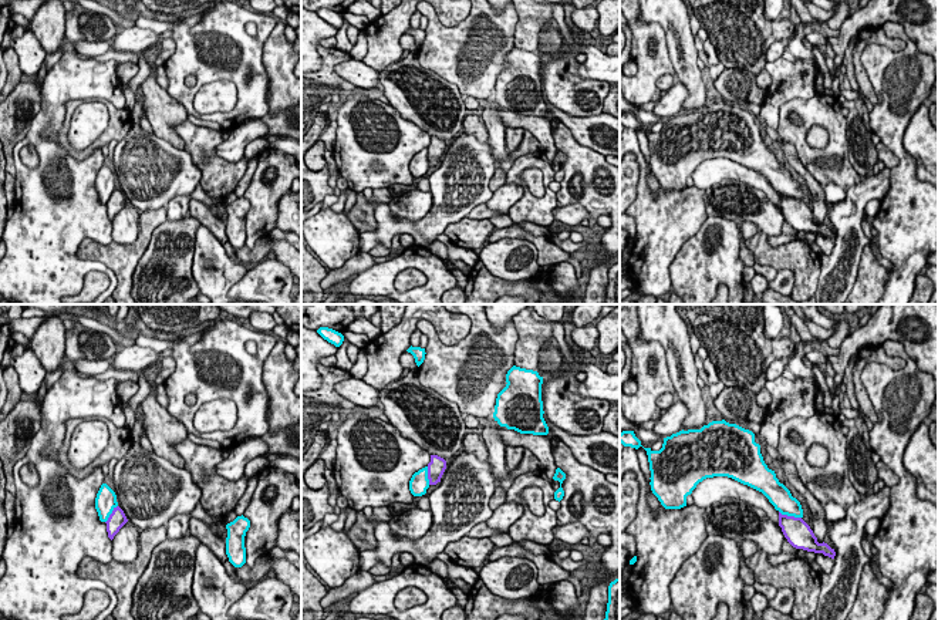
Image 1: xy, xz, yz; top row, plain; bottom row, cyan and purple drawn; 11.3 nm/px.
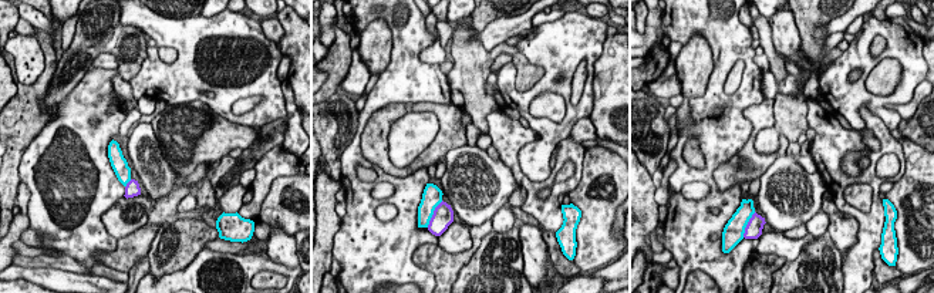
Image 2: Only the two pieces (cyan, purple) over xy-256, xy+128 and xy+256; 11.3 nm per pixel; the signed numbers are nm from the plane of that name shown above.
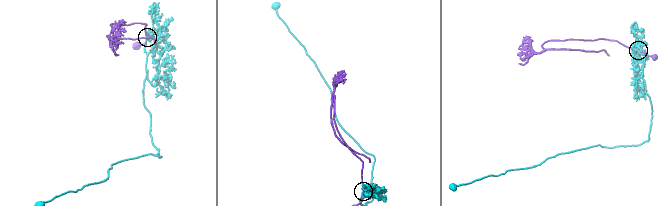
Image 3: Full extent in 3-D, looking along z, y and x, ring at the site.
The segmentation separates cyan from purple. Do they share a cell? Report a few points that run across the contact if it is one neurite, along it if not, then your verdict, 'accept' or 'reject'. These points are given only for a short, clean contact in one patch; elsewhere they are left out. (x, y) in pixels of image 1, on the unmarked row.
reject

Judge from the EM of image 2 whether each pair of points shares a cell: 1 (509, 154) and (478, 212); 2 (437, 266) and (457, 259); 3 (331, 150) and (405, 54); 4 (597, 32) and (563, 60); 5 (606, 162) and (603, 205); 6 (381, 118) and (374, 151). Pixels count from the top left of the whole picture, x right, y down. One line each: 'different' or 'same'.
1: different
2: same
3: different
4: same
5: same
6: same

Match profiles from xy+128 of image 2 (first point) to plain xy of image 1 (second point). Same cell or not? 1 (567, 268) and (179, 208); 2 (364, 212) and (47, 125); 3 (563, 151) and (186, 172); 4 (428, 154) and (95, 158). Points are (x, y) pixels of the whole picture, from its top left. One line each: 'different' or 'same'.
1: different
2: same
3: different
4: different

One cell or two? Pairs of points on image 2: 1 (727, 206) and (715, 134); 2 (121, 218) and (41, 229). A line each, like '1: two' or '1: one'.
1: one
2: two

